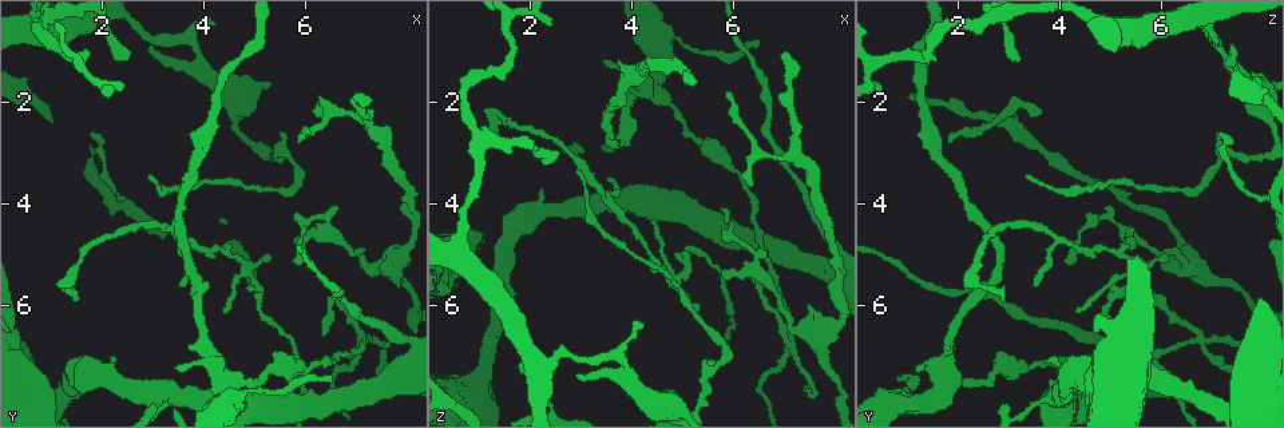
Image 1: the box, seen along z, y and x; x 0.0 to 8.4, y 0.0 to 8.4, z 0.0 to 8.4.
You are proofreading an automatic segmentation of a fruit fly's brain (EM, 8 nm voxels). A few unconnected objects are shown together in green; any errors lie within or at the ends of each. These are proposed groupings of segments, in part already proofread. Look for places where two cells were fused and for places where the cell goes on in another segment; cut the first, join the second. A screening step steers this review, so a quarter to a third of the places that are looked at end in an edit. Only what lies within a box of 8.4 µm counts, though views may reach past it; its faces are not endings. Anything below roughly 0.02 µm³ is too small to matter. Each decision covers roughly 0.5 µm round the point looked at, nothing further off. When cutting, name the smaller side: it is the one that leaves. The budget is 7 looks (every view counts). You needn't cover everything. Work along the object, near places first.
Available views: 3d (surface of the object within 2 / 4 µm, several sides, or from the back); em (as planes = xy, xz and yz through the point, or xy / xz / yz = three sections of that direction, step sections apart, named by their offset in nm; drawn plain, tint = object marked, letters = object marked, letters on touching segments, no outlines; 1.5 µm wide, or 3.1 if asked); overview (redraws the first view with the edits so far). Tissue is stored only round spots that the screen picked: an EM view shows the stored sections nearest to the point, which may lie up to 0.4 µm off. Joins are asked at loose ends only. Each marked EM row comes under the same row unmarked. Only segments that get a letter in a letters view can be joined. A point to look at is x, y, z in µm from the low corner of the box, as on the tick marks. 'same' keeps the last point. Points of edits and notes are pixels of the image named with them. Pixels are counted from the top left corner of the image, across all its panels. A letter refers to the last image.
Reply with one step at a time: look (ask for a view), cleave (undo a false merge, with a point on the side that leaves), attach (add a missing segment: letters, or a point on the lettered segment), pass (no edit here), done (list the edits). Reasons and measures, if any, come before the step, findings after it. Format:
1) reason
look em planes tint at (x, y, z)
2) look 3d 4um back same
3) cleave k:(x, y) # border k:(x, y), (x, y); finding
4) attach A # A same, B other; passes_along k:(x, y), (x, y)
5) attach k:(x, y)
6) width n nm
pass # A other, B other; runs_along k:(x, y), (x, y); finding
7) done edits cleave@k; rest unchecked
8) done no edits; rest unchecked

abrupt turn
look 3d 4um back at (4.00, 1.40, 7.45)

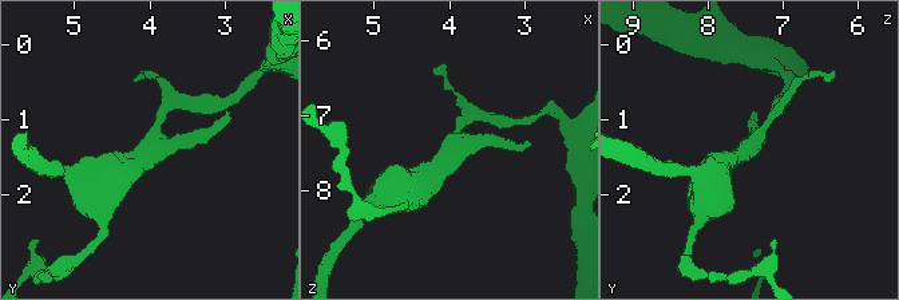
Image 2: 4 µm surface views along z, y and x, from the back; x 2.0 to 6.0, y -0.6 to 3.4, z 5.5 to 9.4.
need the tissue
look em planes letters at (3.95, 1.35, 7.50)

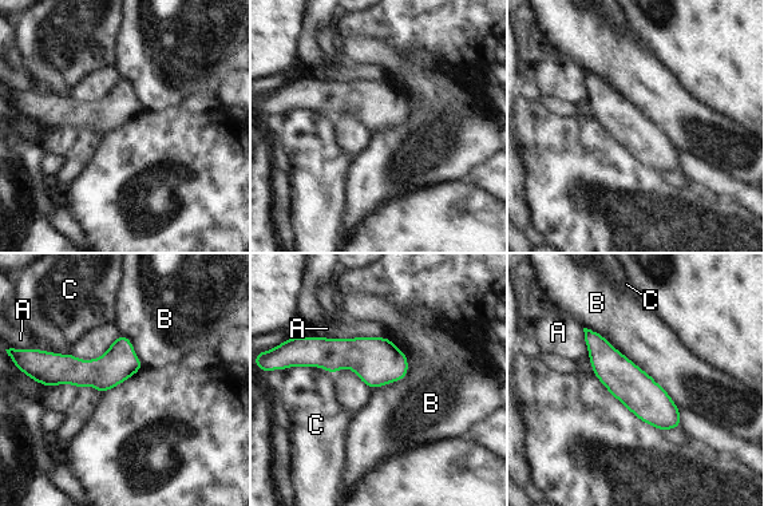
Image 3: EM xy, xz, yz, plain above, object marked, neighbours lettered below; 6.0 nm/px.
longest_contact B 750 nm
pass # A other, B other, C other; border 3:(584, 327), (600, 332), (680, 408); all the same cell

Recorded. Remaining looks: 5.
abrupt turn
look em planes letters at (7.15, 6.70, 6.65)

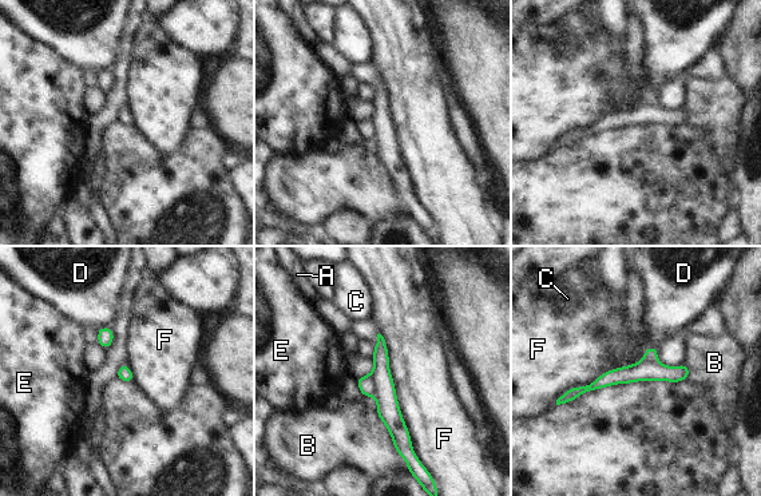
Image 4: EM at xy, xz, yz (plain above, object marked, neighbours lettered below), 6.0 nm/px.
cleave 4:(365, 385) # A other, B other, C other, D other, E other, F other; border 4:(369, 375), (373, 383), (373, 395); a second cell is stuck on

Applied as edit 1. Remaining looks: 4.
branch stops here
look em xz step 8 tint at (5.90, 4.90, 5.35)

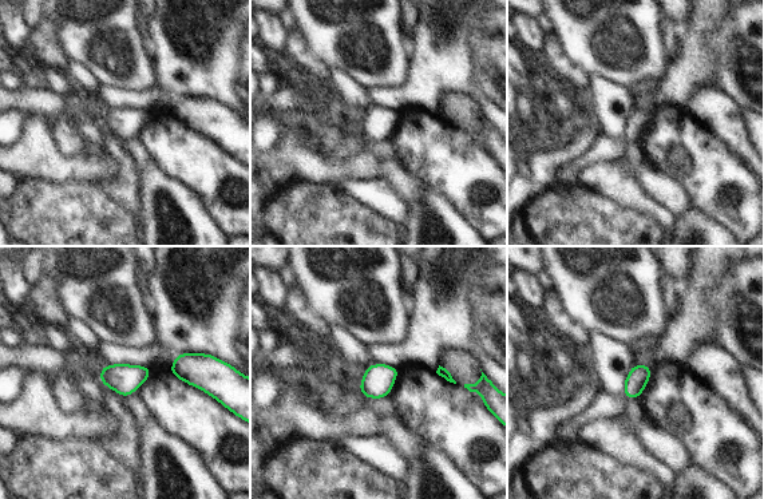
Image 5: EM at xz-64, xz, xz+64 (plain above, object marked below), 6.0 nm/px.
another direction
look em planes letters same

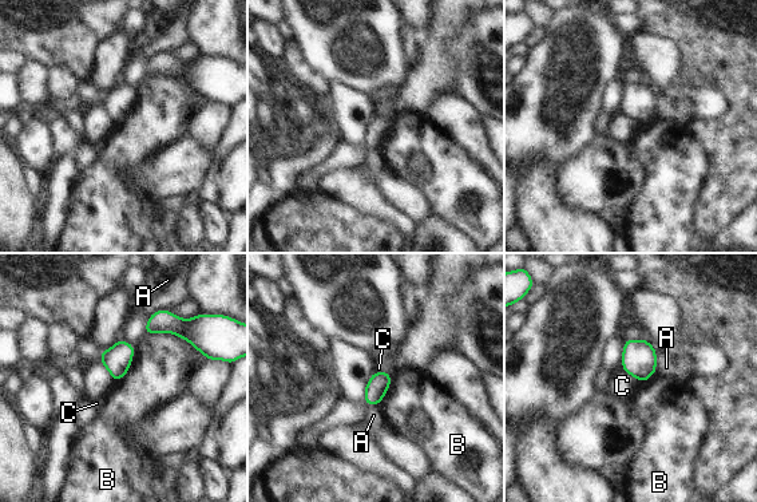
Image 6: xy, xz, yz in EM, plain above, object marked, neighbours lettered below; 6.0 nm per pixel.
pass # A other, B other, C other; border 6:(621, 368), (639, 382); no lettered segment goes on from it

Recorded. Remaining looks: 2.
done edits cleave@4; rest unchecked

